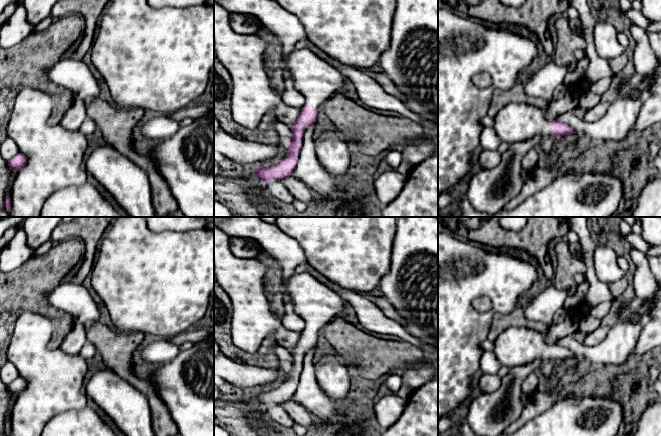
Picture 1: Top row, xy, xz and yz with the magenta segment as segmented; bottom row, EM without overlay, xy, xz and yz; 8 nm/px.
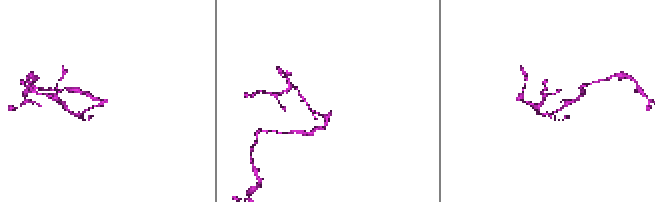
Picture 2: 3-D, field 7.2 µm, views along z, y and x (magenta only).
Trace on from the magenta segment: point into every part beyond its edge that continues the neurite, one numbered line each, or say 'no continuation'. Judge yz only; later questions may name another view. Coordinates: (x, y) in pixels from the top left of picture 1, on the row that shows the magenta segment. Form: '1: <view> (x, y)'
1: yz (516, 122)

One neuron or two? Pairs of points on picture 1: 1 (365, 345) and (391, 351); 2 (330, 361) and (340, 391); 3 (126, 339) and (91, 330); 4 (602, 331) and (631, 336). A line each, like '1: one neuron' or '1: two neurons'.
1: one neuron
2: one neuron
3: one neuron
4: two neurons

